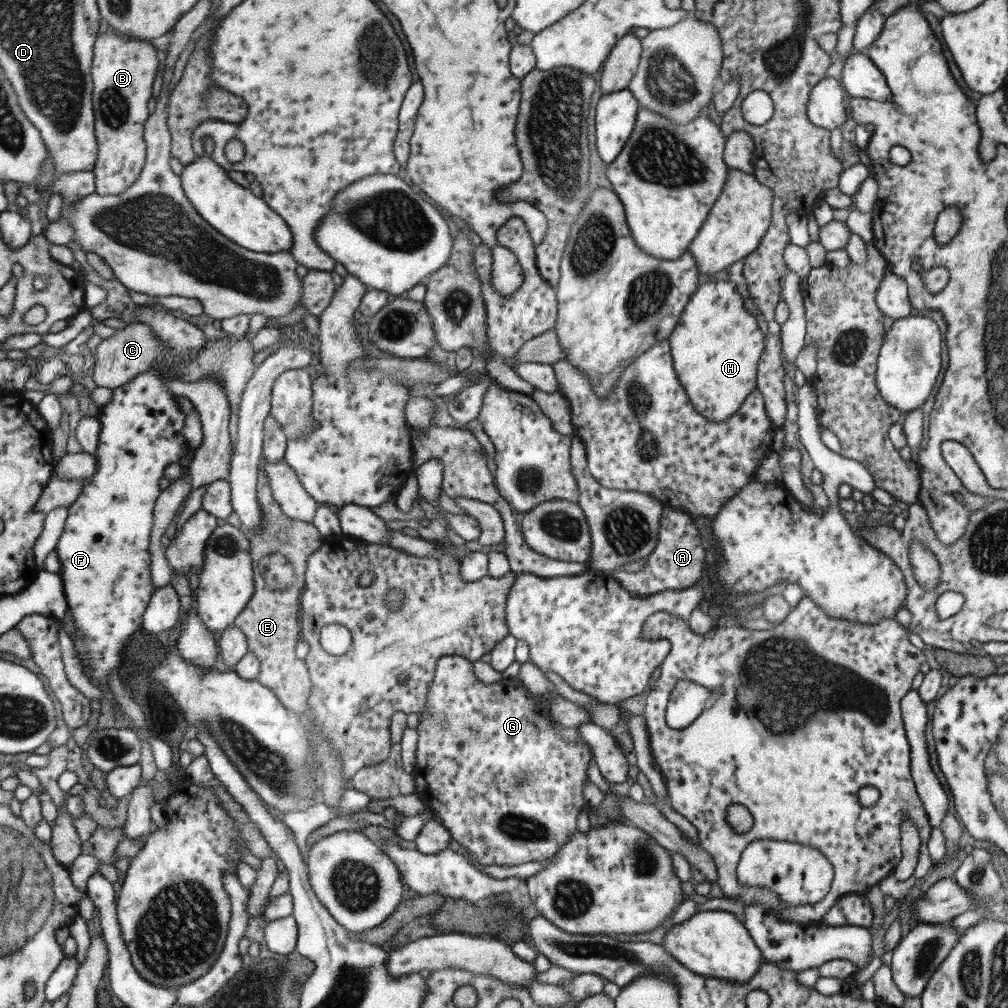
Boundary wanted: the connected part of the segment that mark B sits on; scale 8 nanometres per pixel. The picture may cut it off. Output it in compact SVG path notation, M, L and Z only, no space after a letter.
M113 34L96 35L92 48L90 77L92 80L92 109L94 116L94 135L97 141L96 161L91 172L94 174L94 194L98 196L117 196L133 185L145 162L144 122L149 110L147 102L151 98L151 86L157 70L156 48L148 41L117 38Z

